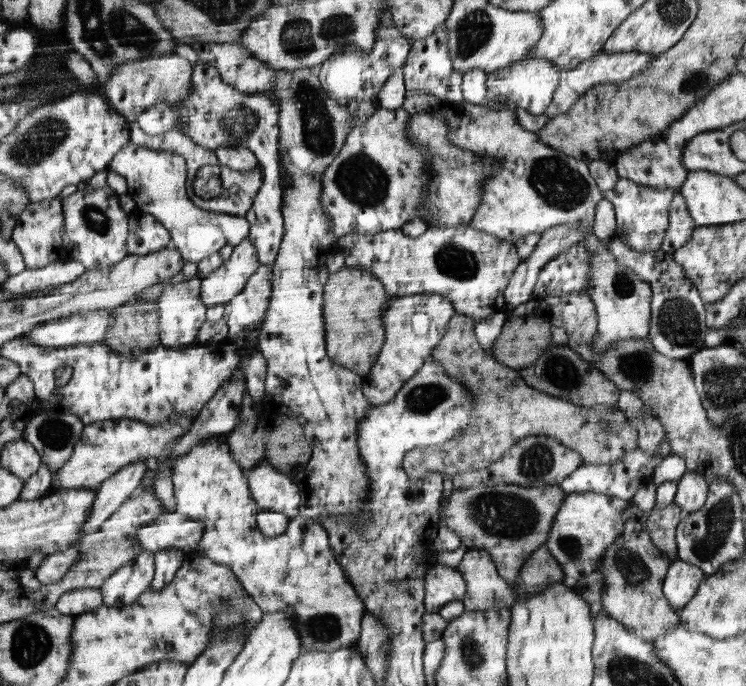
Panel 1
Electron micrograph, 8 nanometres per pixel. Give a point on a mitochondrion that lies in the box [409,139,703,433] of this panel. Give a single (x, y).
(559, 185)

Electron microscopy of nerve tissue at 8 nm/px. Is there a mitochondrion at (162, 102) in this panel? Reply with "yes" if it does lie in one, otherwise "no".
no

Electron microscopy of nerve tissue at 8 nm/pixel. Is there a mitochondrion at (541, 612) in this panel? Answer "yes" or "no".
no

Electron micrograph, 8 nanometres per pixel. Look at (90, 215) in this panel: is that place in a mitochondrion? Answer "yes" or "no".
yes

